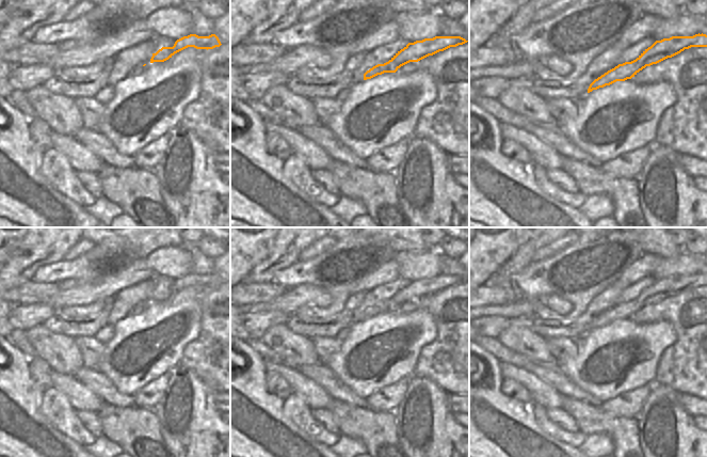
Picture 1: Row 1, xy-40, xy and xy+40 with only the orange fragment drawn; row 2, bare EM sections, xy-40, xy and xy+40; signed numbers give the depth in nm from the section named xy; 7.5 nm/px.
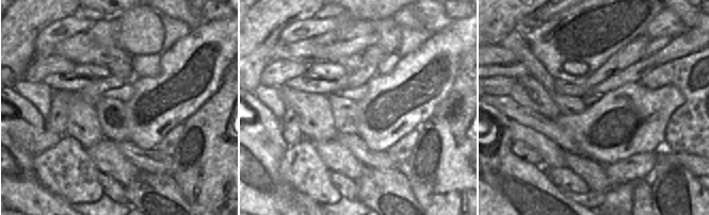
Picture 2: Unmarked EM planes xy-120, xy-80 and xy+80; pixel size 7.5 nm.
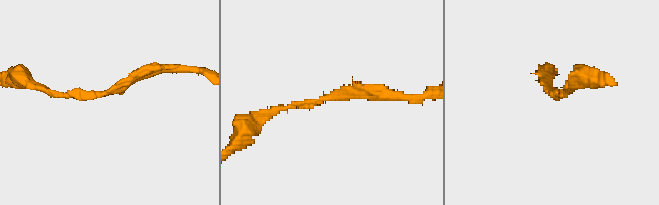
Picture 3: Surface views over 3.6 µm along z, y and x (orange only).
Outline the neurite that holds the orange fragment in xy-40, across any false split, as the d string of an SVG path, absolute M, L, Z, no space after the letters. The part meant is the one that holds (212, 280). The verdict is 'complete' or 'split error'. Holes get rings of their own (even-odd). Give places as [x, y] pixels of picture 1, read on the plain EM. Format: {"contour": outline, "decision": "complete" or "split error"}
{"contour": "M190 273L177 279L173 286L162 286L156 293L152 293L150 302L164 301L172 297L175 293L188 287L194 286L196 288L213 288L220 286L222 283L215 273L209 275L198 275Z", "decision": "complete"}

